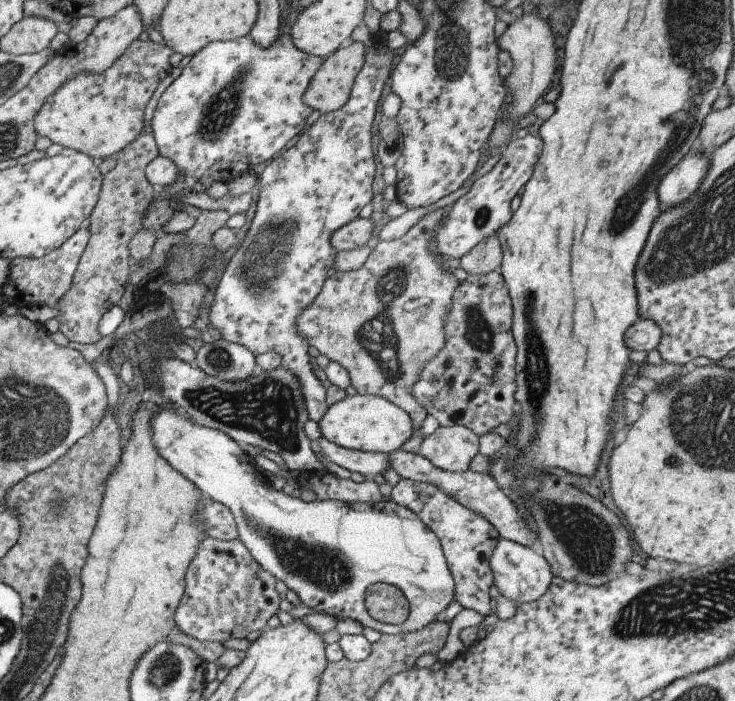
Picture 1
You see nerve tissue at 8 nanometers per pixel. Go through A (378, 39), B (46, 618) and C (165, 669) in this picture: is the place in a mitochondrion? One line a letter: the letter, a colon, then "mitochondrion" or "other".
A: other
B: mitochondrion
C: mitochondrion

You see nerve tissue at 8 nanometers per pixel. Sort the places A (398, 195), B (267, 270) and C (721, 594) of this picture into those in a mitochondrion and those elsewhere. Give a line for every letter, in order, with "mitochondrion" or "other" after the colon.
A: other
B: mitochondrion
C: mitochondrion

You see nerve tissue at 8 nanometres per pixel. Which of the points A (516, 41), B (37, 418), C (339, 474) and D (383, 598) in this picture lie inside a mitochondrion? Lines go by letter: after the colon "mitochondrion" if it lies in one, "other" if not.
A: other
B: mitochondrion
C: other
D: mitochondrion

